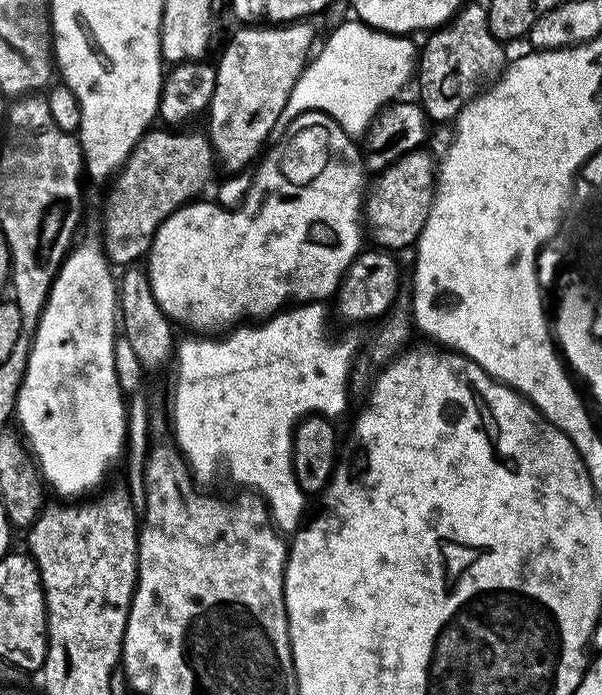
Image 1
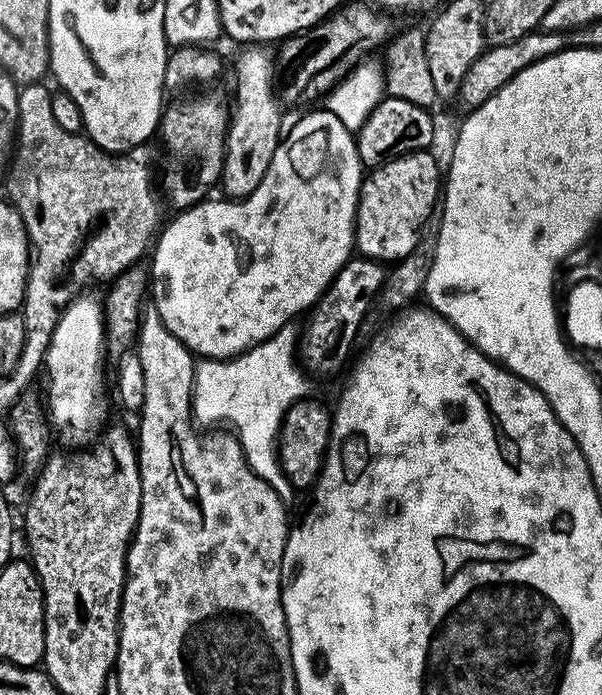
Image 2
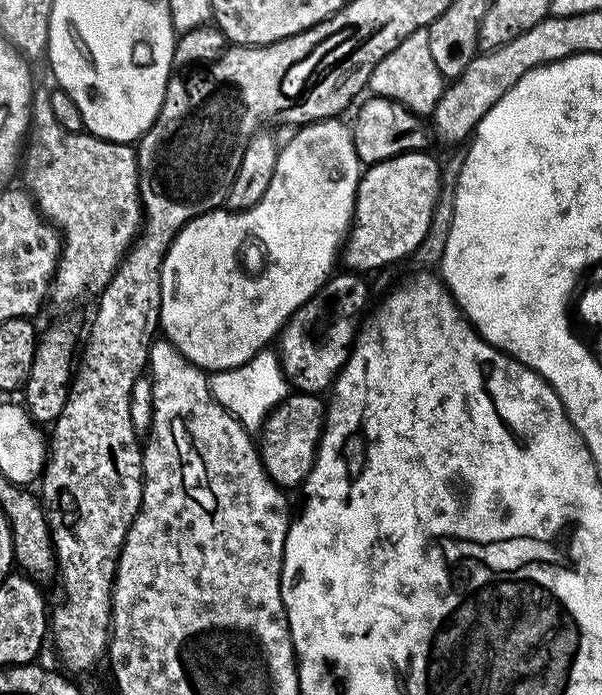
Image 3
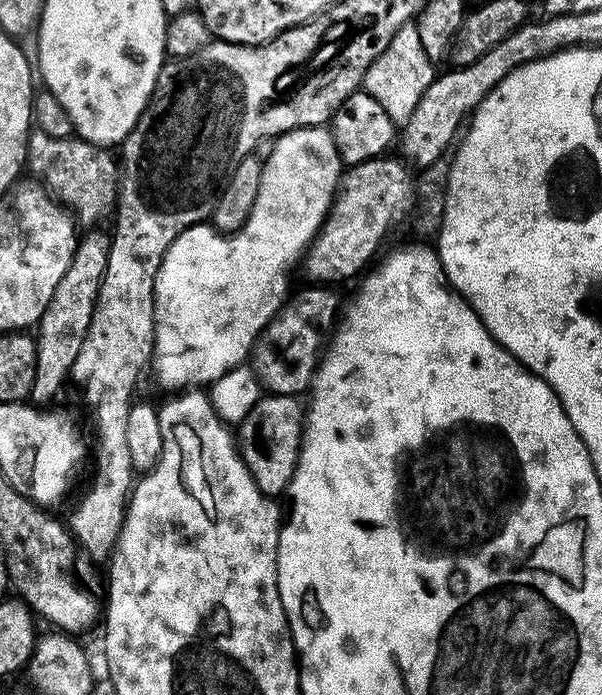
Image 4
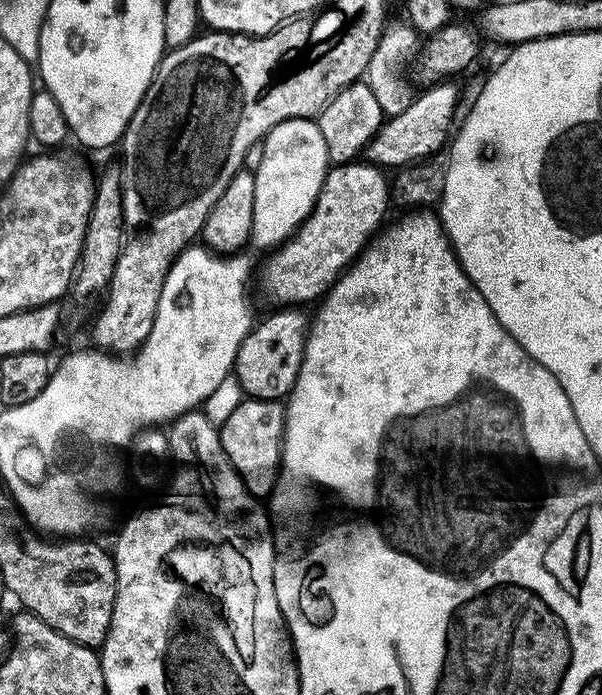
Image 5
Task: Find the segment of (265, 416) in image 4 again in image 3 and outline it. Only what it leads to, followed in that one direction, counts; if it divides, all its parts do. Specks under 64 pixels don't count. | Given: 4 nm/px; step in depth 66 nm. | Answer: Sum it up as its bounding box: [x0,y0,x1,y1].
[258,391,325,490]

